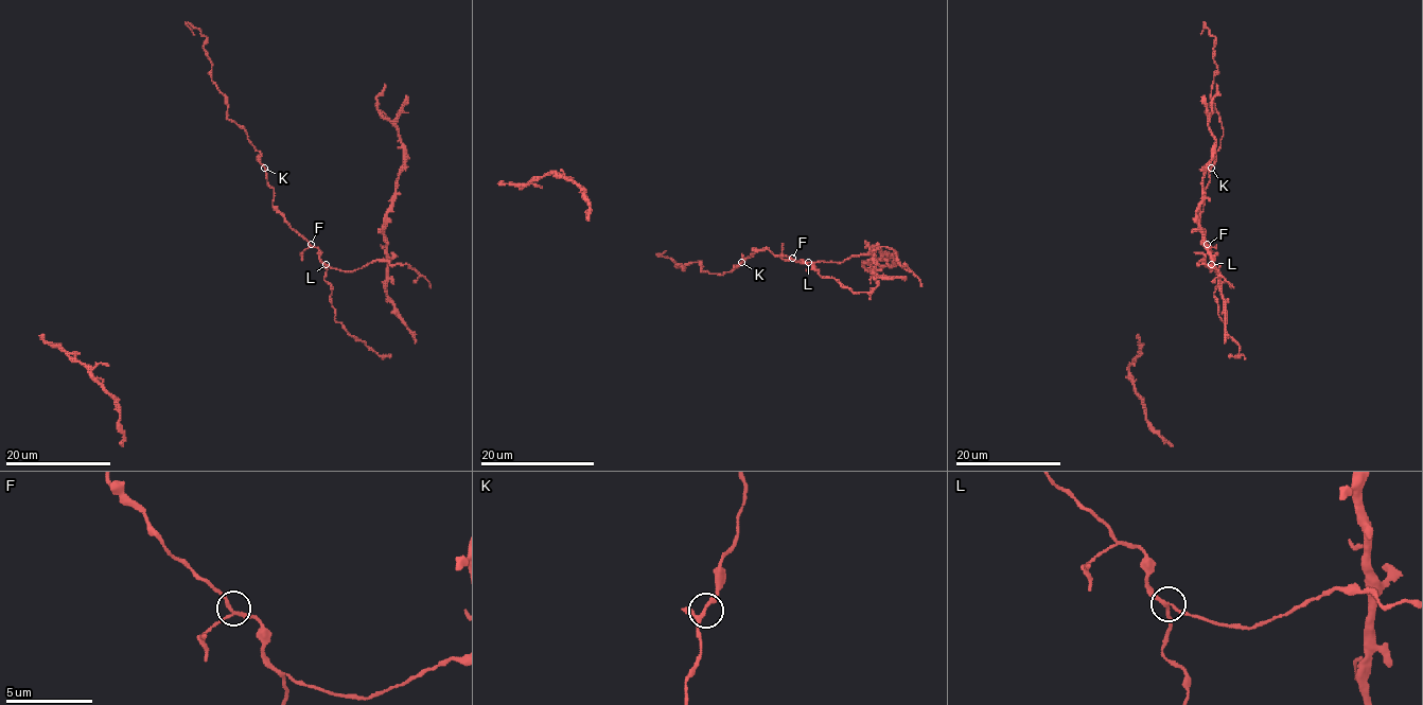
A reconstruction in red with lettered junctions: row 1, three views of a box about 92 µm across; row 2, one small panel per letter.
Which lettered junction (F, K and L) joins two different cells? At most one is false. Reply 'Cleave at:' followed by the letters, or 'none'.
Cleave at: L

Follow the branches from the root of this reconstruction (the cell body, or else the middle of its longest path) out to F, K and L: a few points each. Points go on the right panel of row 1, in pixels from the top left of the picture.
F: (1205, 260), (1207, 244)
K: (1205, 260), (1209, 247), (1199, 225), (1199, 214), (1204, 210), (1211, 168)
L: (1205, 260), (1210, 247), (1211, 264)

